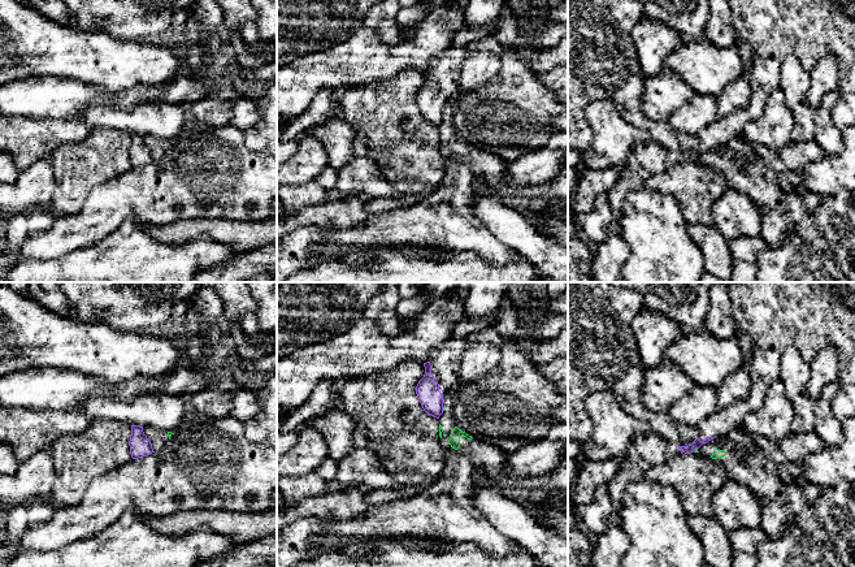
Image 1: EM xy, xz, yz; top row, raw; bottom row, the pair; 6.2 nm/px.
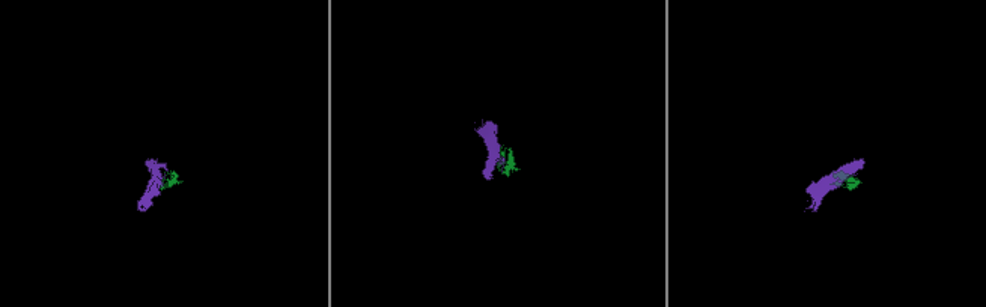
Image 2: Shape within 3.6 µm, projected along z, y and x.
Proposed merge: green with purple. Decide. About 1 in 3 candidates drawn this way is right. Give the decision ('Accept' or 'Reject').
Reject

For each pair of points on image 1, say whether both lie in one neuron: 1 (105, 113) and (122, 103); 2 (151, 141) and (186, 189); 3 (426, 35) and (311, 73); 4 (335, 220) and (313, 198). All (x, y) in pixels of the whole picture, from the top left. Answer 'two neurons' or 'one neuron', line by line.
1: two neurons
2: two neurons
3: one neuron
4: two neurons

